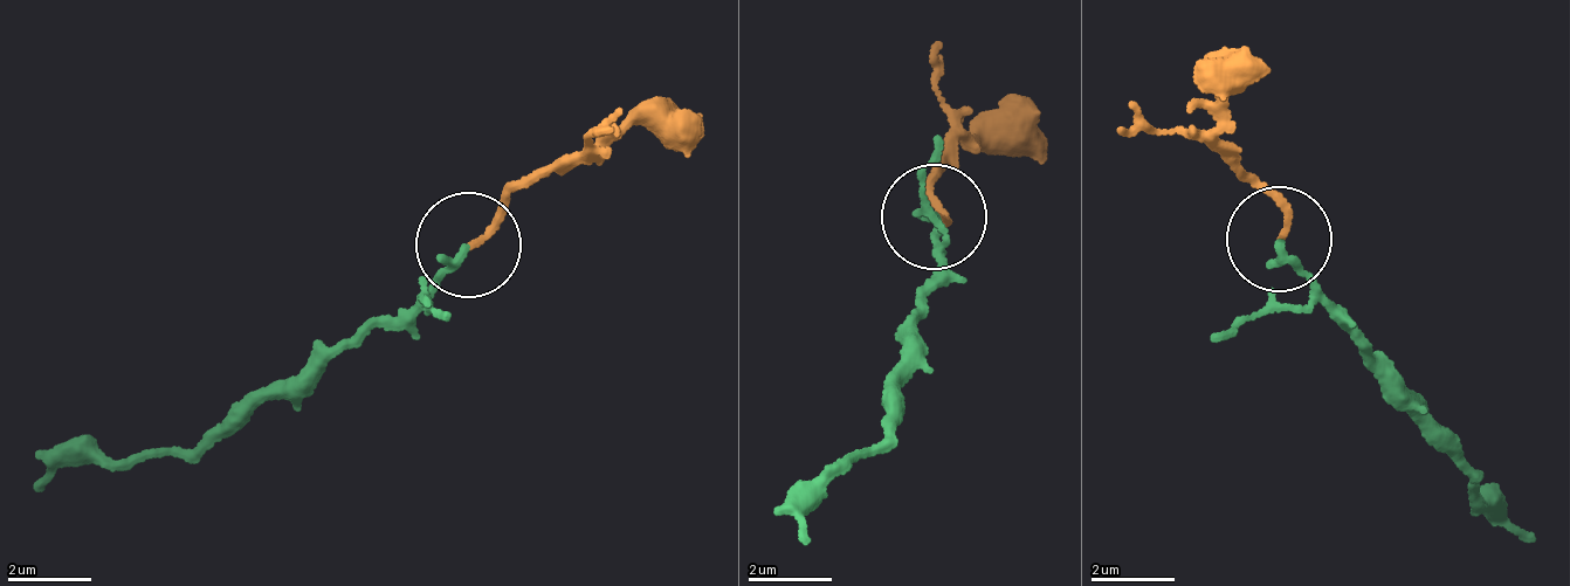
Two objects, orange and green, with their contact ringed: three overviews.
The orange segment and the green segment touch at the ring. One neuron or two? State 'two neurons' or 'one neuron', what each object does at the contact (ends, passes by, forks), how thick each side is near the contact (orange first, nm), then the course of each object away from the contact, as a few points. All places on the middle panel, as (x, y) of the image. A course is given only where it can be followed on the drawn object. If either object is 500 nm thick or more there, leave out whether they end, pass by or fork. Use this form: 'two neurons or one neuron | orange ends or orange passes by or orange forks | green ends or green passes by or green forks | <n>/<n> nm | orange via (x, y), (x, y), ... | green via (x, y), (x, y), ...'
one neuron | orange ends | green ends | 140/200 nm | orange via (935, 214), (943, 214), (932, 170), (957, 139), (1020, 149), (1027, 137) | green via (935, 214), (918, 328), (918, 357), (886, 439), (804, 514), (805, 546)

